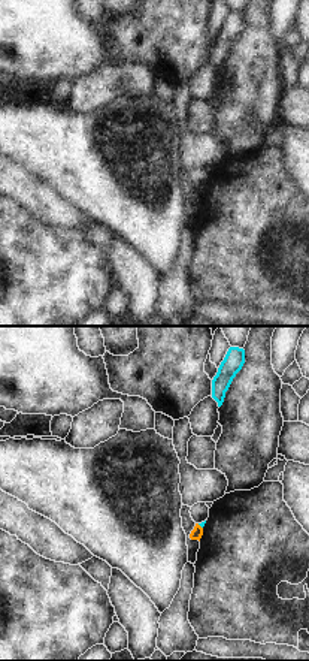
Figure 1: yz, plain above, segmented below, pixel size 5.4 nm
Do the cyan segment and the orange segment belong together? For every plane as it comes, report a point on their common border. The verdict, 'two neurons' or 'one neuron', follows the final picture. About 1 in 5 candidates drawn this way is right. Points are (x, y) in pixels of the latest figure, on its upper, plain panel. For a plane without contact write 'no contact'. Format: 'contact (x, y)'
contact (200, 190)

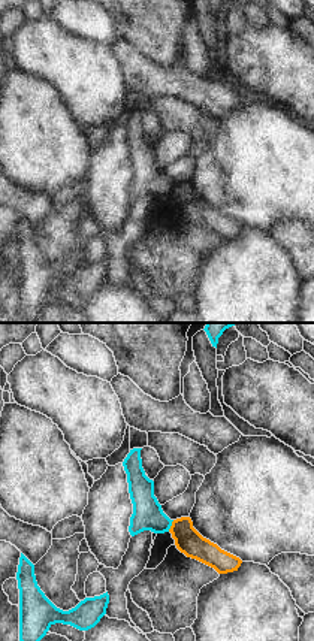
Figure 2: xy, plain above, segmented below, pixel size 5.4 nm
contact (171, 190)

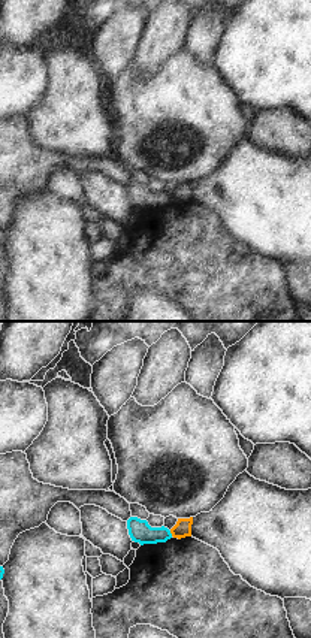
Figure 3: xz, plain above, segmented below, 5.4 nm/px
contact (171, 199)

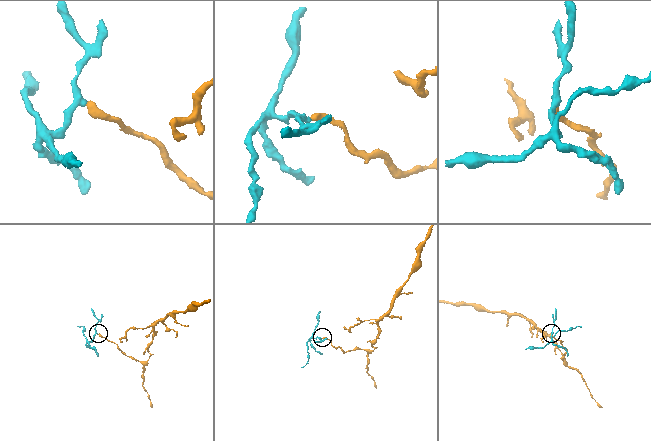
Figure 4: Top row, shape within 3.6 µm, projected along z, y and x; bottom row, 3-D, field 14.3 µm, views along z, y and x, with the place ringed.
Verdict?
two neurons

